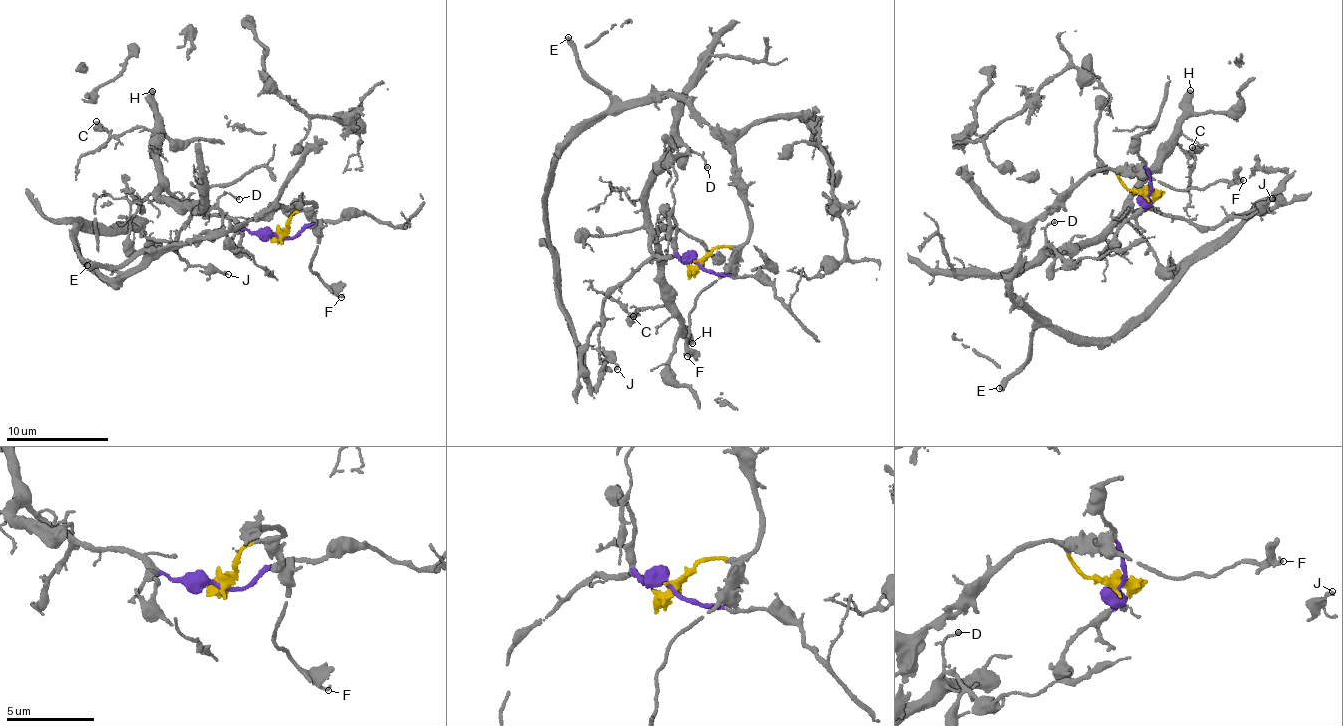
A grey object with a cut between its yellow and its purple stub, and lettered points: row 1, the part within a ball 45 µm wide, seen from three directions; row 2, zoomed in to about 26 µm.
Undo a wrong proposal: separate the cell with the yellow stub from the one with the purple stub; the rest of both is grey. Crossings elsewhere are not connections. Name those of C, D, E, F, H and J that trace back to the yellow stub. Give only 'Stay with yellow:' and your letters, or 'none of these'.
Stay with yellow: E, F

